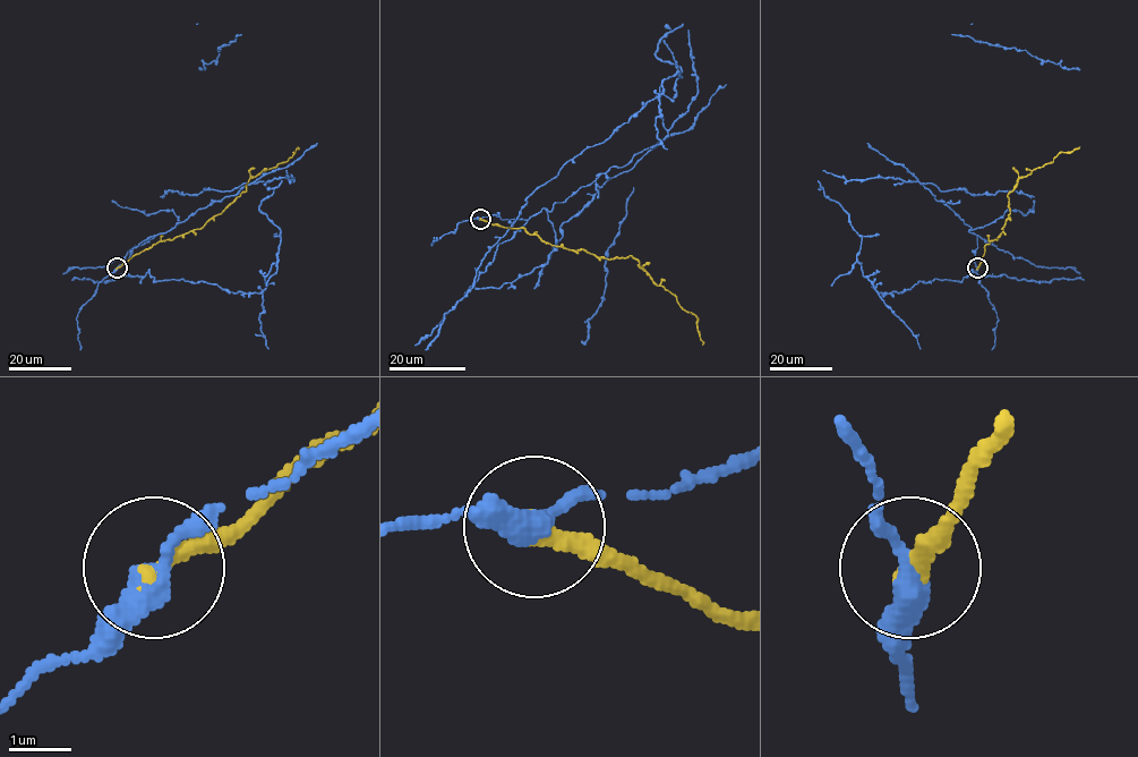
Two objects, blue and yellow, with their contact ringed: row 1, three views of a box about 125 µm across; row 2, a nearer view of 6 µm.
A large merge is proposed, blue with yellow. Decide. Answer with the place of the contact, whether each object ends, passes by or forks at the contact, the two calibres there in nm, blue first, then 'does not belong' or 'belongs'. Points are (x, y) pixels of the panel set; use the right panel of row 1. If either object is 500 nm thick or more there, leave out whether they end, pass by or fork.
place (977, 268); blue passes by; yellow ends; calibres 340 and 280 nm; does not belong

